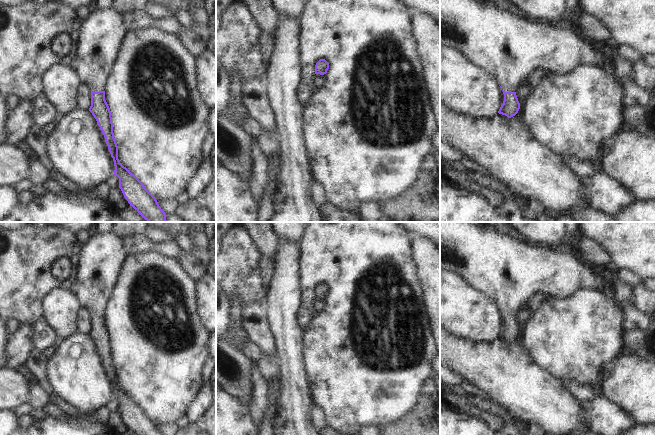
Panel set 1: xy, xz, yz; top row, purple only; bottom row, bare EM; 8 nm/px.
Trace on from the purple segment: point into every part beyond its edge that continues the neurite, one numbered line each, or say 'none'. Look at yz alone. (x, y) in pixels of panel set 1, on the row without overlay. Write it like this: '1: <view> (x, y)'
1: yz (507, 270)

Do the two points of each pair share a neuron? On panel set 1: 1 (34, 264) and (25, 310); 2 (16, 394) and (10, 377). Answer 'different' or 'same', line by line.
1: same
2: same

